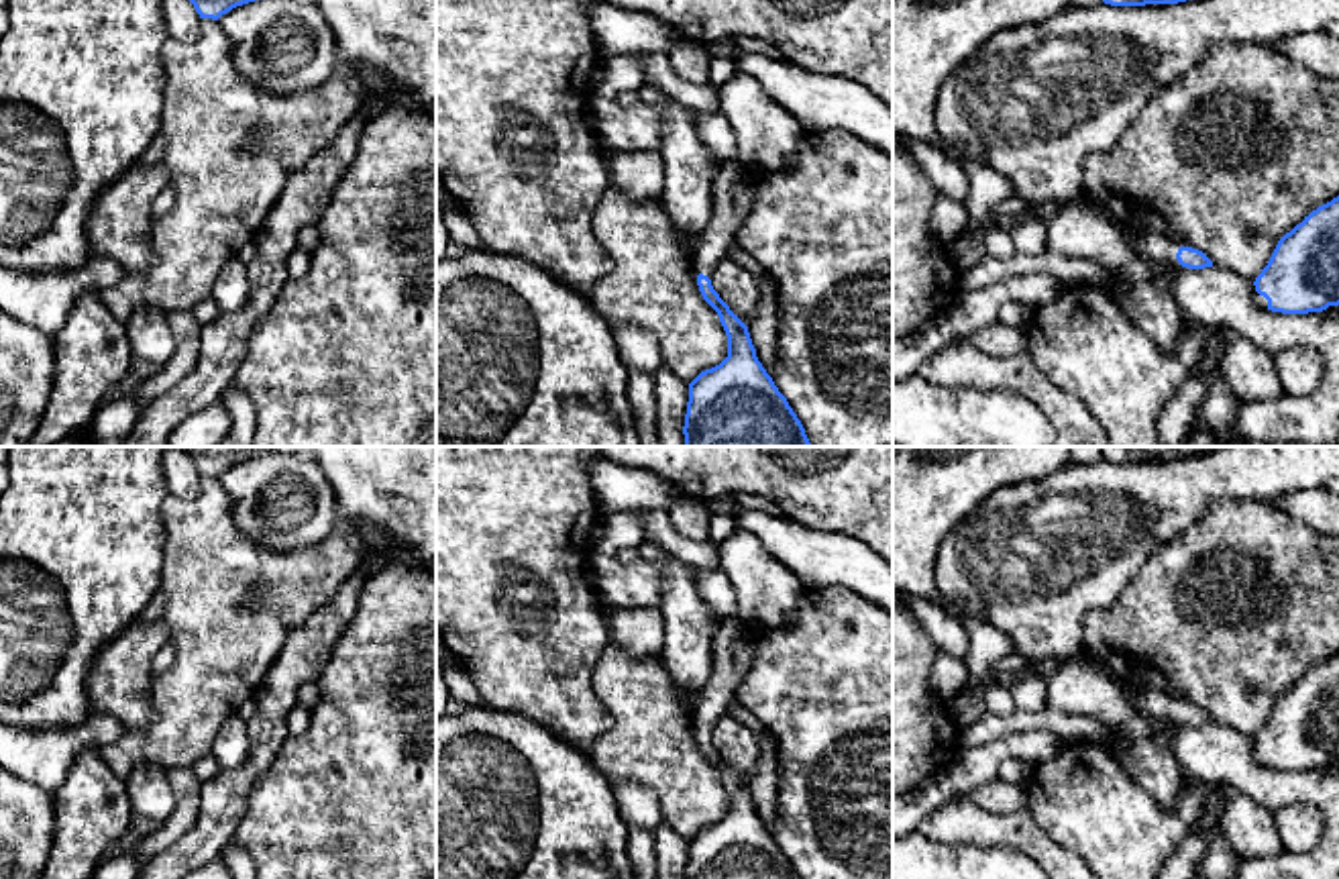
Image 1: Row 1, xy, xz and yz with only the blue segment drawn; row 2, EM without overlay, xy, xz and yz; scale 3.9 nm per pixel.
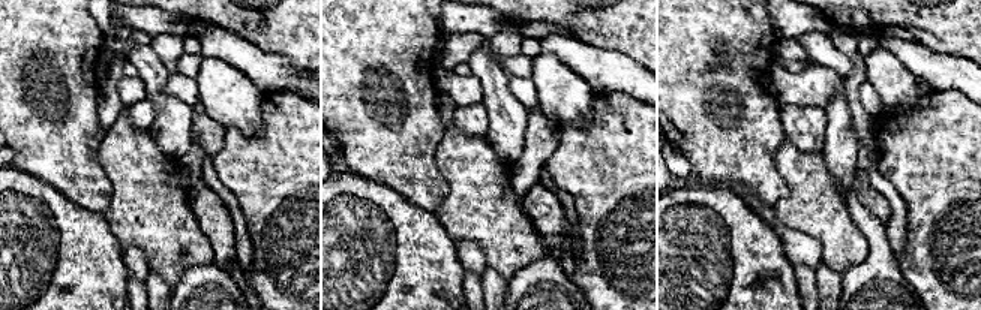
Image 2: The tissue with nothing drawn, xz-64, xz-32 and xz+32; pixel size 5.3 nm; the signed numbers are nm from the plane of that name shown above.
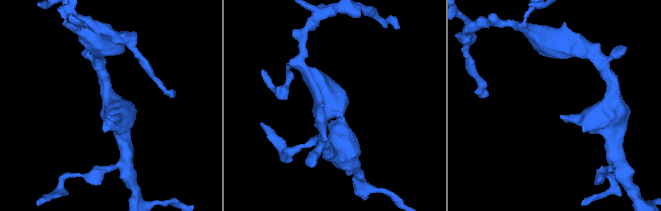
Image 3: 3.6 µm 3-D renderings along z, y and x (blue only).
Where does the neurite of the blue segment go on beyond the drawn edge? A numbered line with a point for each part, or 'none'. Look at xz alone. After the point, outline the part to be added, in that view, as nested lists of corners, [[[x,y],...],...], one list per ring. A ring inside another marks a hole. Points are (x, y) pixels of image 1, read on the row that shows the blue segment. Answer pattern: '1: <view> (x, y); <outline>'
1: xz (730, 196); [[[736,159],[721,161],[711,188],[711,220],[701,232],[693,267],[711,277],[713,267],[728,255],[738,228],[750,214],[750,184],[746,167]]]

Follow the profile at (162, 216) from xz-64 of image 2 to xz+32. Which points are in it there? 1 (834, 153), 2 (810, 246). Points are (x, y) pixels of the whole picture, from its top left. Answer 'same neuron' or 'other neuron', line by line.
1: other neuron
2: other neuron

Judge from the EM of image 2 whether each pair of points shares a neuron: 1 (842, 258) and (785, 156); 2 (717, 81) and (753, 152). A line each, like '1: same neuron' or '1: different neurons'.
1: same neuron
2: same neuron

